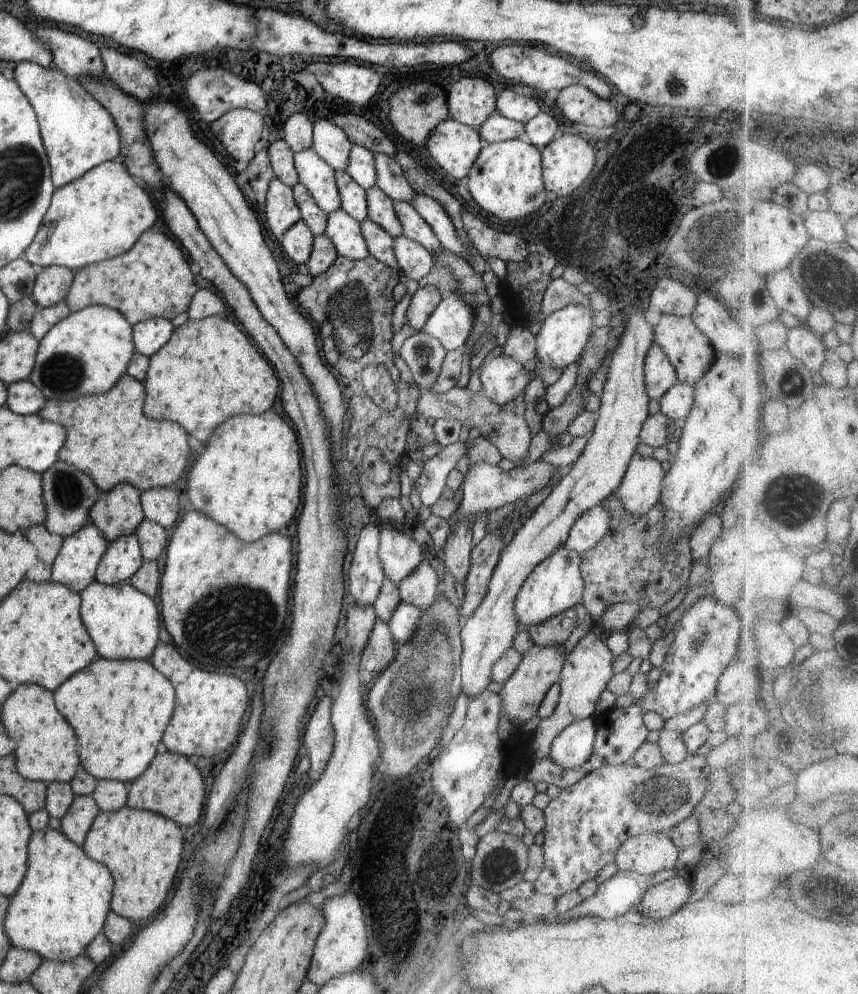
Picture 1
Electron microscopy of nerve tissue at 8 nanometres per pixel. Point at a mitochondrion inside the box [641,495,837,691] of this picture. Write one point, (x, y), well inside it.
(699, 641)

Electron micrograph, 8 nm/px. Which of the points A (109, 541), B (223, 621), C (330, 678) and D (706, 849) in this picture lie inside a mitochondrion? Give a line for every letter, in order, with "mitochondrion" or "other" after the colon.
A: other
B: mitochondrion
C: other
D: other

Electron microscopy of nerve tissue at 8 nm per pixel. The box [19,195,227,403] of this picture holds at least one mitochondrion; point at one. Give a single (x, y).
(62, 374)

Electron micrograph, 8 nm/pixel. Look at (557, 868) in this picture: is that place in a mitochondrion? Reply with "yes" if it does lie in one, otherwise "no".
no

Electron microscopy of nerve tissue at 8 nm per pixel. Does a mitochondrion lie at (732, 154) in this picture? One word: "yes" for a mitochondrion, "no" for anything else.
yes

